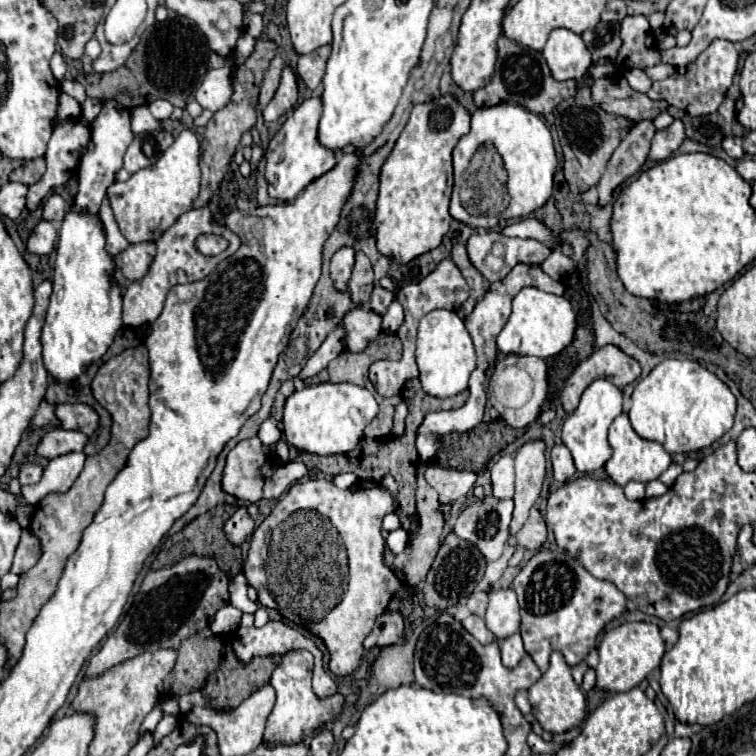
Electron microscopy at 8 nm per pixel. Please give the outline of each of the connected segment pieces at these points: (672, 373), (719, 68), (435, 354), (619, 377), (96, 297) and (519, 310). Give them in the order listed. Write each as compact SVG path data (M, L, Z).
M666 358L634 388L628 416L638 436L662 444L670 454L694 454L708 448L732 428L736 406L728 384L698 360Z
M714 40L690 66L686 72L686 80L688 80L688 98L684 104L684 110L692 112L694 116L704 116L704 114L712 114L718 110L720 102L724 100L724 94L728 90L728 86L734 80L738 68L738 50L734 48L734 44L730 40Z
M432 310L418 326L416 362L420 370L420 382L424 392L436 398L450 398L468 386L468 376L476 368L474 344L464 328L464 322L452 310Z
M608 344L602 348L596 348L588 360L584 360L572 376L566 380L566 386L562 390L562 406L566 412L572 412L582 392L598 378L610 380L614 386L622 388L630 382L634 382L640 376L640 364L624 354L618 346Z
M66 214L56 248L54 292L42 328L44 368L62 384L74 382L94 360L100 360L122 326L122 294L112 278L114 262L104 244L102 222L96 216Z
M522 288L512 300L512 314L498 334L498 350L504 354L548 358L564 350L574 340L576 310L570 300L538 288Z

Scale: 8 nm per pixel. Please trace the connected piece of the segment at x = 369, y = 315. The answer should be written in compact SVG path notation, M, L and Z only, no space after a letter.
M352 308L342 326L348 330L346 336L346 350L348 352L362 352L368 342L372 342L382 330L382 316L370 308Z

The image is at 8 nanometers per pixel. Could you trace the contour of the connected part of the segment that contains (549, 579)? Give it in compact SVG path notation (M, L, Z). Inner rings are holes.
M540 550L514 578L512 588L518 594L522 626L520 634L526 652L544 672L552 650L560 650L574 666L586 658L596 646L596 638L606 622L618 618L626 610L626 596L608 580L594 578L572 554Z

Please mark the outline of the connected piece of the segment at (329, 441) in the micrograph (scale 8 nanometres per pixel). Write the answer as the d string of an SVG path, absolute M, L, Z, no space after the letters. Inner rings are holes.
M318 382L308 384L300 392L294 392L286 404L284 404L284 418L282 418L282 430L284 438L290 446L312 452L312 454L342 454L356 448L356 444L362 440L362 432L366 424L378 414L378 404L374 396L350 382Z

